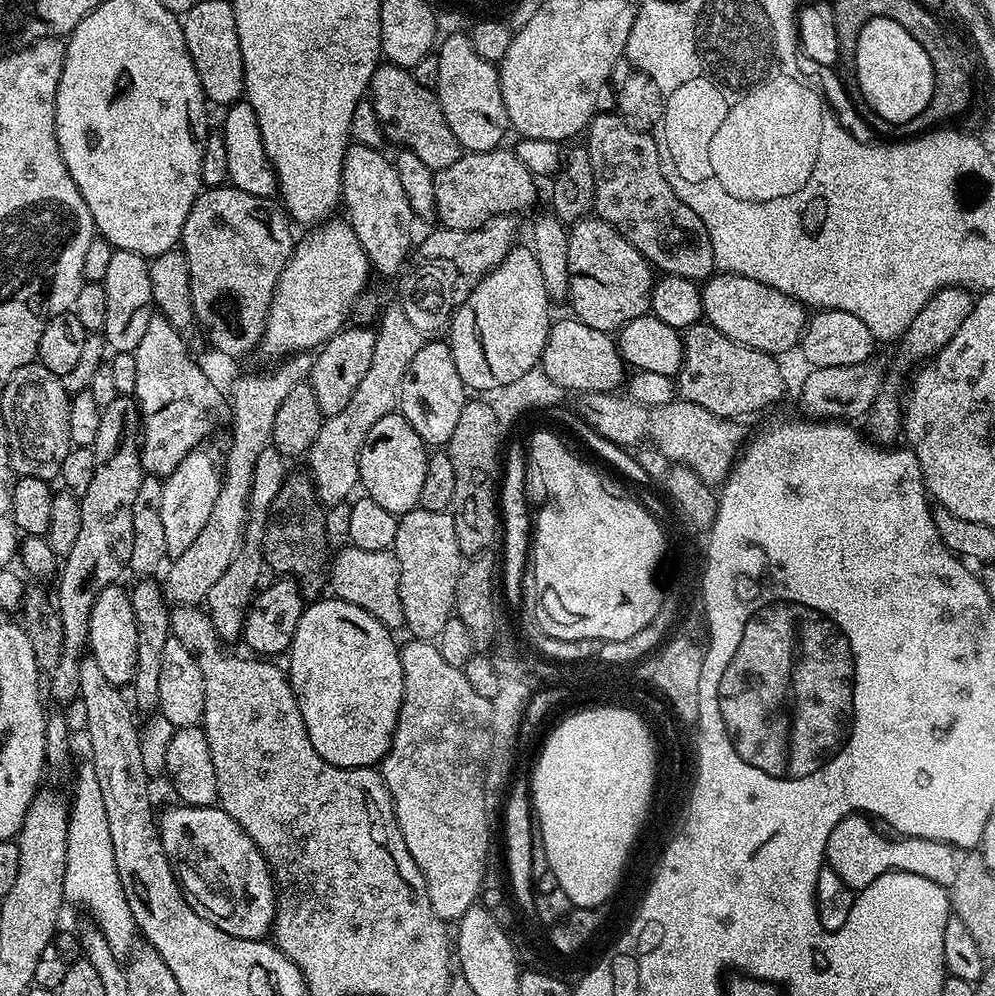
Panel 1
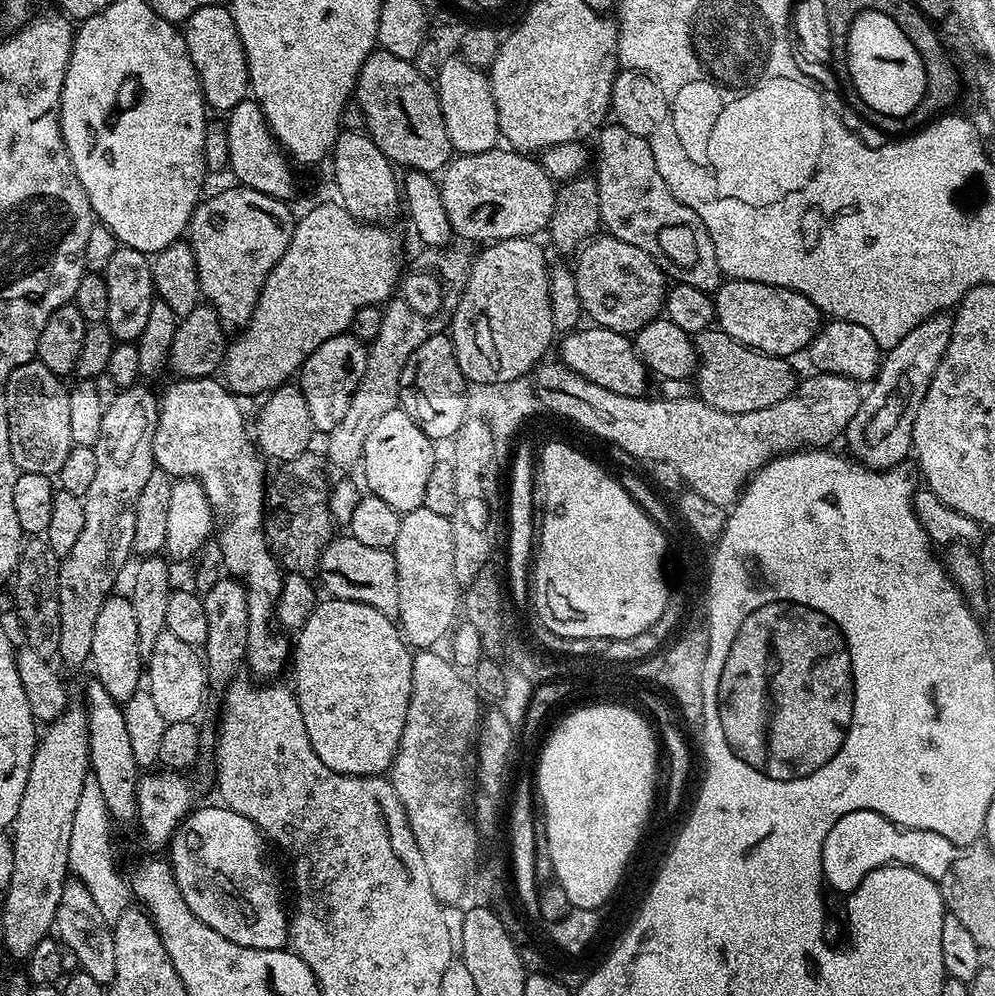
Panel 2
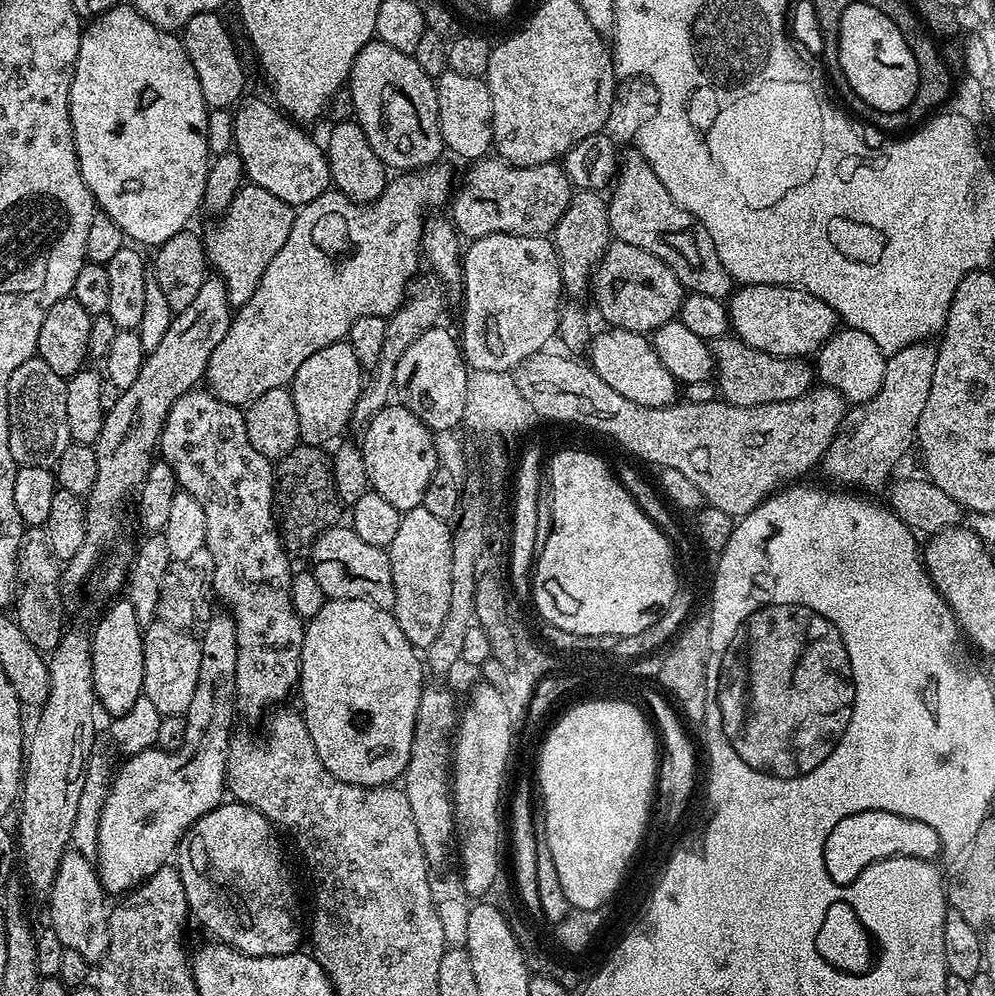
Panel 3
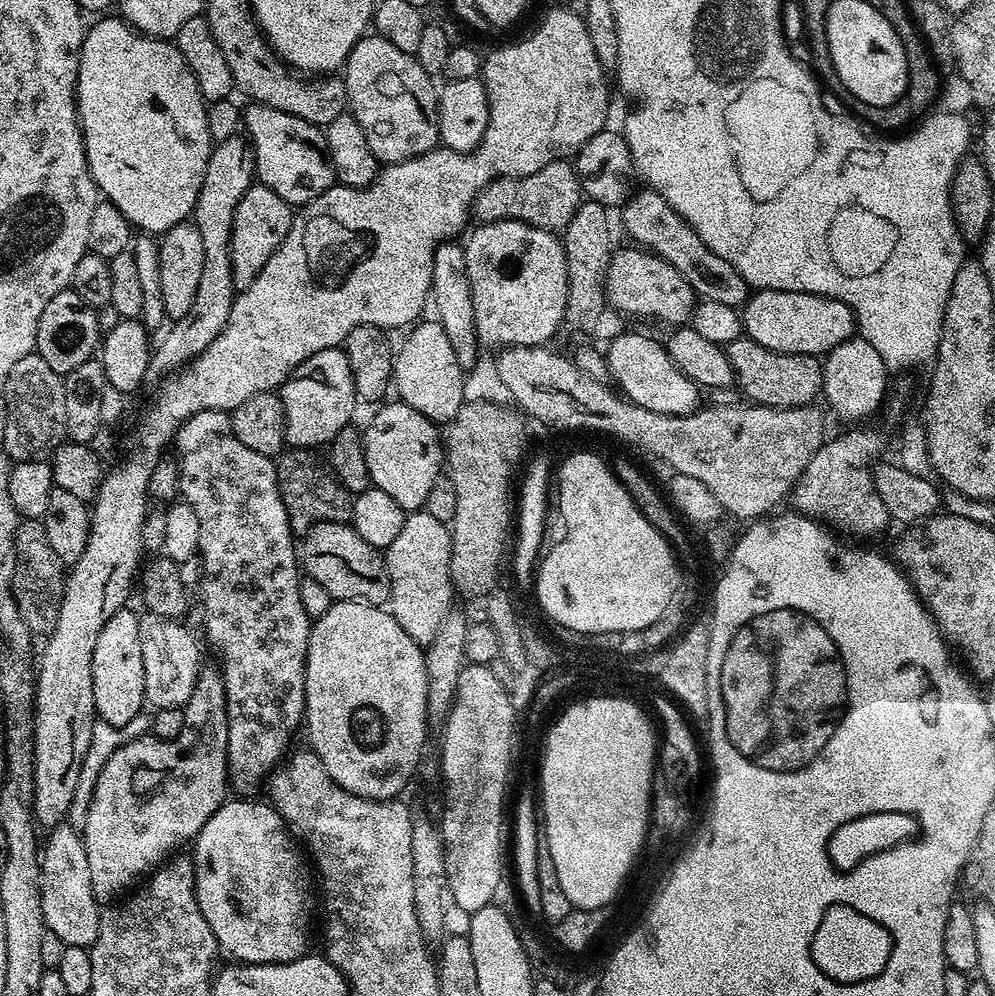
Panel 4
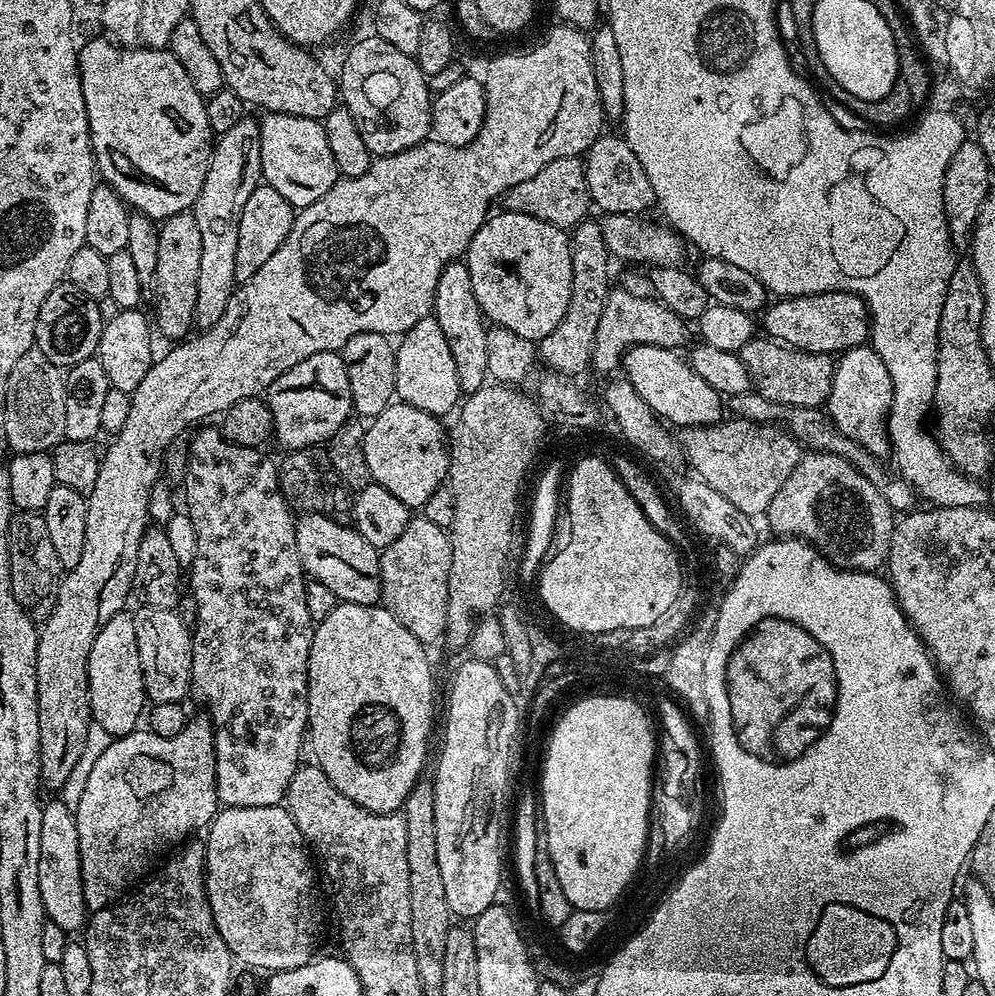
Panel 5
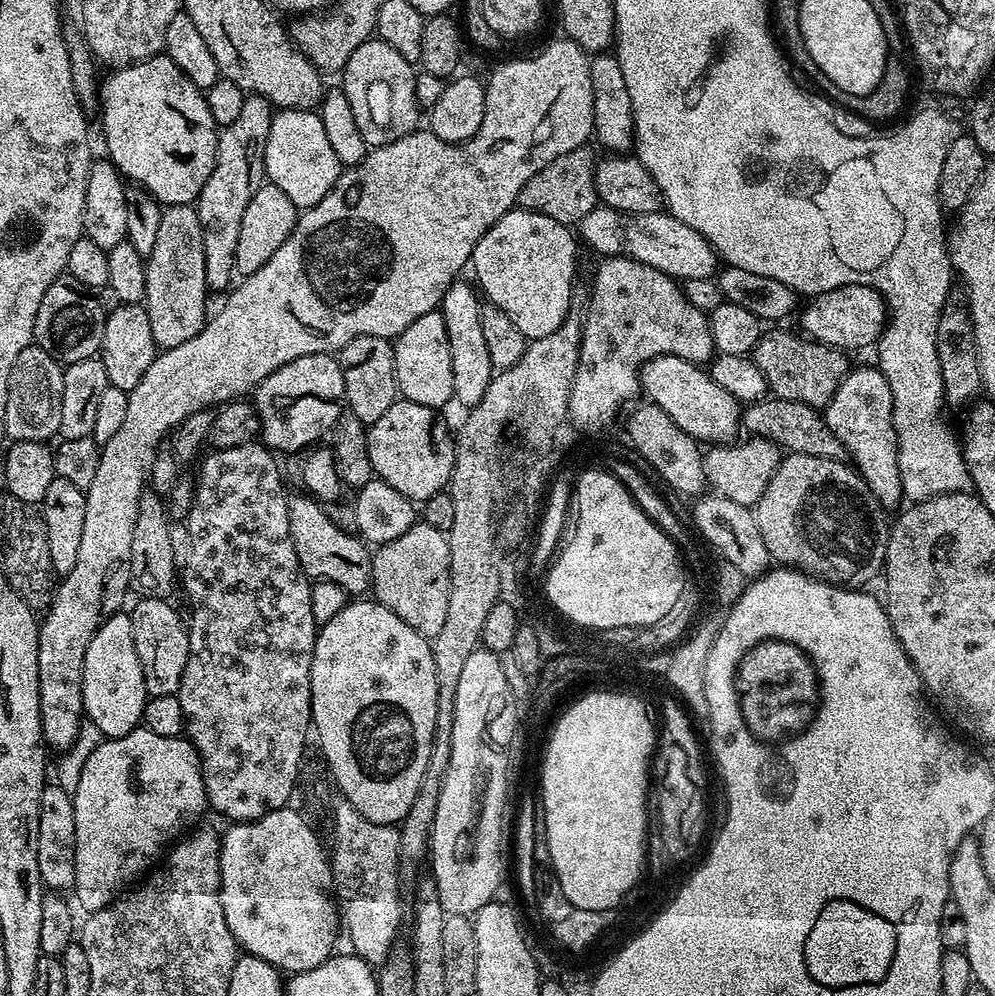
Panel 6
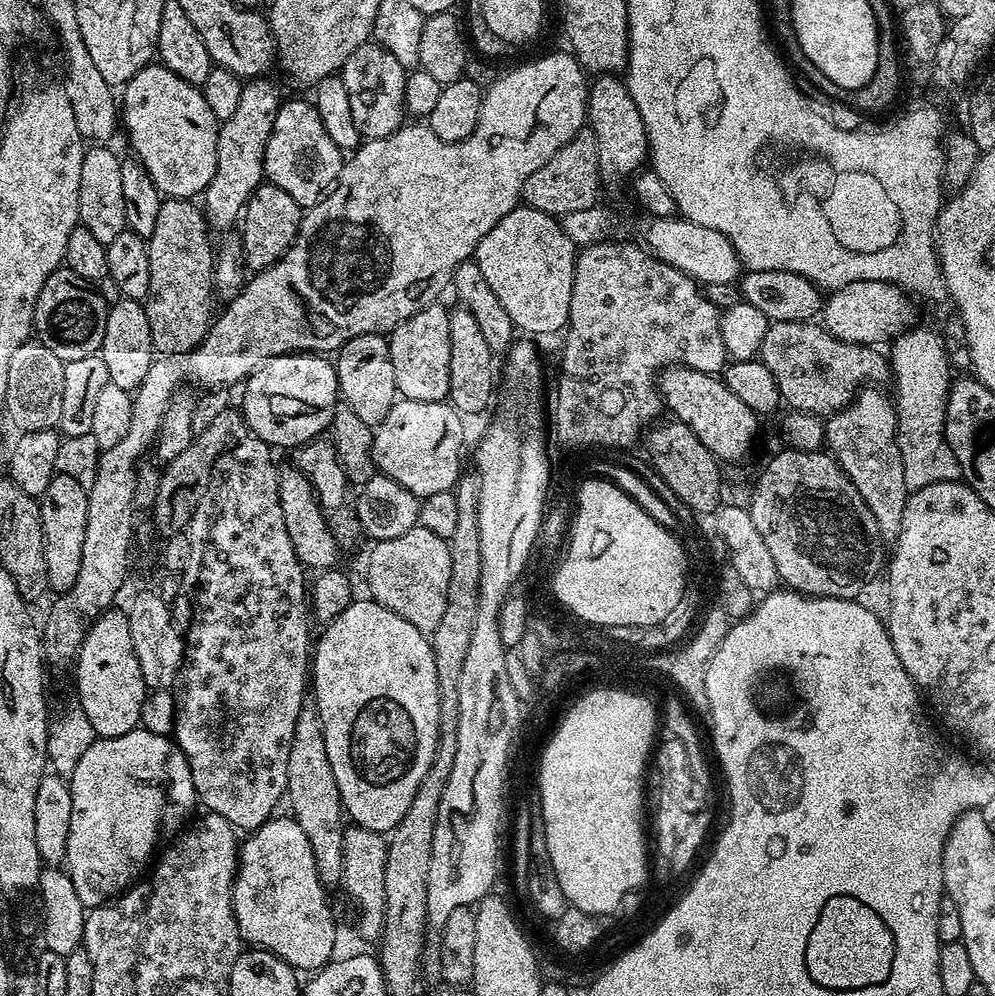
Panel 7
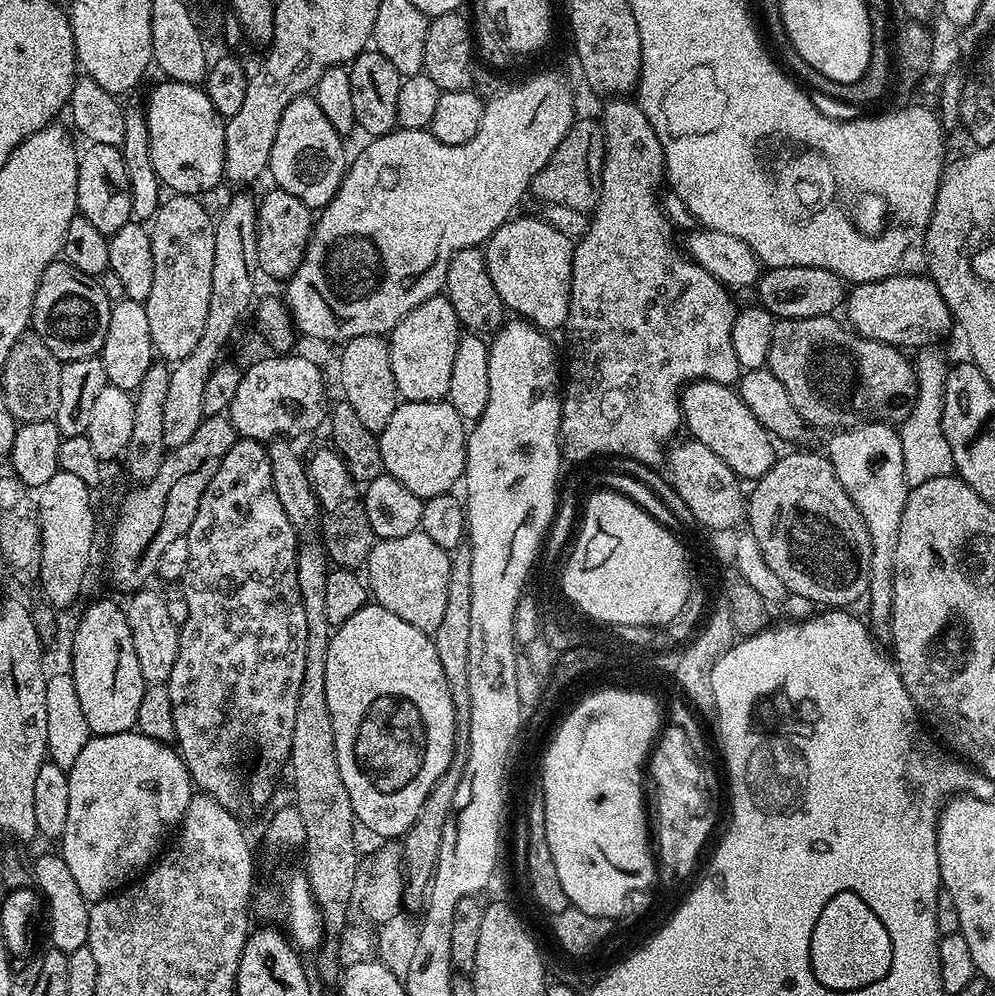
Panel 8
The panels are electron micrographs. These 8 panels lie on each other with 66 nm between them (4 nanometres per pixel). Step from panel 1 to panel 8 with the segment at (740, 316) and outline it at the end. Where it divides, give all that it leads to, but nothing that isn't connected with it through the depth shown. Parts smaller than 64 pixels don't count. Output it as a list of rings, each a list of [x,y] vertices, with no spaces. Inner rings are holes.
[[[927,275],[891,276],[881,280],[866,280],[862,284],[855,285],[847,293],[846,309],[848,308],[847,323],[860,336],[871,340],[877,340],[883,344],[889,344],[901,350],[924,350],[929,346],[936,346],[940,339],[954,328],[954,317],[948,303],[942,298],[939,286]]]

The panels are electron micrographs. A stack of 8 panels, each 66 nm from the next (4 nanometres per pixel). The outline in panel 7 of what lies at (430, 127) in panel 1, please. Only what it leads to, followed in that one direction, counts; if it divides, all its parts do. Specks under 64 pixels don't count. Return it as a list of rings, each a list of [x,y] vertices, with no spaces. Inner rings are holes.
[[[375,42],[358,46],[358,50],[346,58],[338,75],[346,86],[346,94],[350,94],[350,111],[354,114],[354,126],[358,126],[361,137],[377,140],[402,127],[406,120],[404,96],[409,73],[402,62],[390,54],[390,50]]]

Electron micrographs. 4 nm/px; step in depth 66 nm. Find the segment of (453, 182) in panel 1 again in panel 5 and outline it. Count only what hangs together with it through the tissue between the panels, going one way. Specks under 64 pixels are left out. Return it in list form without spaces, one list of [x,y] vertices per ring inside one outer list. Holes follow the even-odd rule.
[[[567,156],[550,162],[550,166],[542,166],[534,178],[526,178],[526,182],[518,182],[502,198],[502,204],[509,212],[530,214],[530,218],[542,218],[542,222],[550,222],[554,226],[568,230],[580,223],[589,215],[588,208],[592,199],[586,186],[586,170],[584,161],[578,156]]]

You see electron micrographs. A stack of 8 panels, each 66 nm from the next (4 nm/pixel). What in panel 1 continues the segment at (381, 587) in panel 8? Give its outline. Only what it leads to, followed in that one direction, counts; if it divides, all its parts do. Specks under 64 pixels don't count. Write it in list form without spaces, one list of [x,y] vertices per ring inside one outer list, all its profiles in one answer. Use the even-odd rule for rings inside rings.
[[[417,506],[398,519],[398,534],[394,551],[400,567],[400,597],[402,598],[403,627],[412,631],[411,635],[418,640],[435,641],[442,626],[454,614],[456,607],[456,587],[462,567],[462,553],[458,546],[455,518],[451,511],[435,512]]]

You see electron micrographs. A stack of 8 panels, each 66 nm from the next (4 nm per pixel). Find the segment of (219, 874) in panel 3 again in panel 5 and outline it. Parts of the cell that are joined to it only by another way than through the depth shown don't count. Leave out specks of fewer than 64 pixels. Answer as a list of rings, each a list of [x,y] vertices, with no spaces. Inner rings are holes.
[[[280,804],[221,807],[208,825],[206,835],[204,885],[208,891],[208,905],[218,934],[222,934],[222,942],[226,942],[232,952],[233,961],[240,963],[241,960],[248,968],[261,968],[264,974],[294,970],[310,963],[317,955],[316,935],[320,932],[320,916],[316,913],[318,872],[304,836],[287,807]]]

